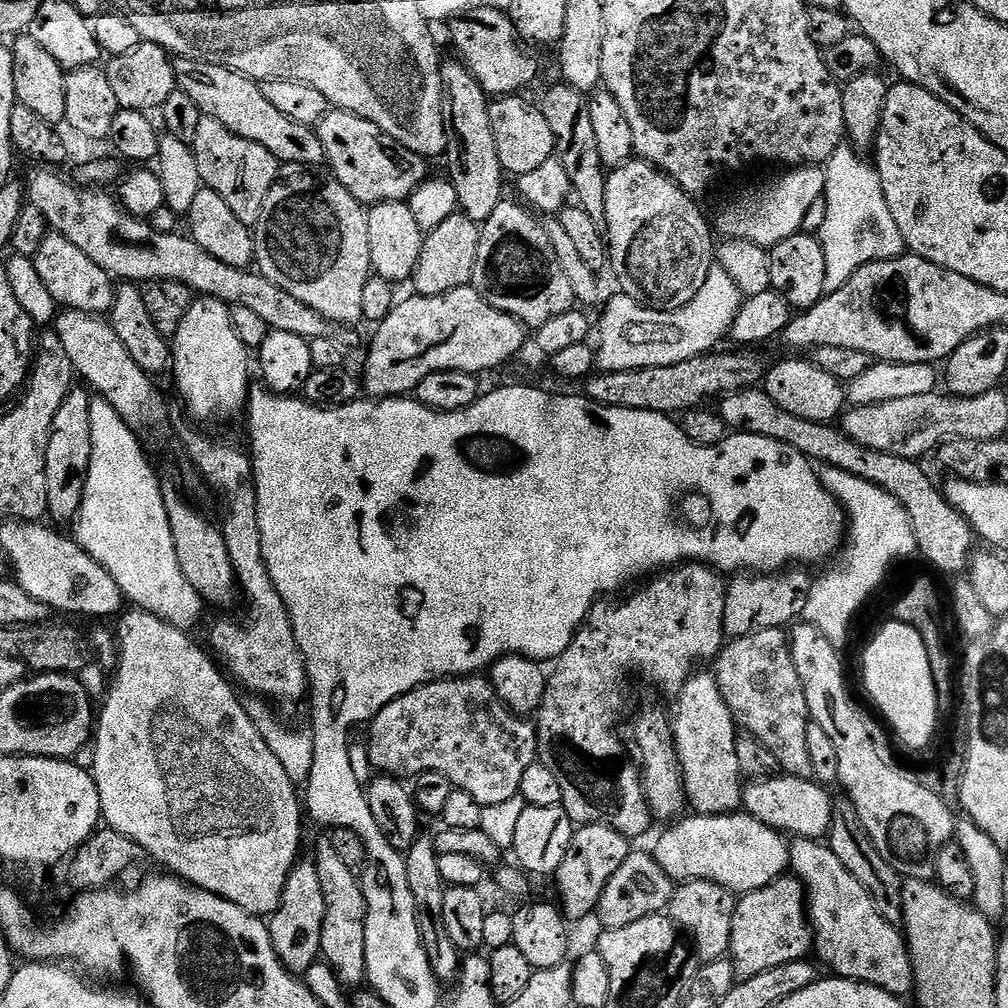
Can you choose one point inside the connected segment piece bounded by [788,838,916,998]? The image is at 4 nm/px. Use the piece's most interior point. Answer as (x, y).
(850, 937)

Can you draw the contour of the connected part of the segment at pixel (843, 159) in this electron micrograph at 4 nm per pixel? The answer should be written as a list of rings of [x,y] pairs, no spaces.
[[[851,143],[841,144],[823,165],[826,222],[818,234],[822,254],[826,254],[825,293],[838,290],[862,266],[879,260],[892,260],[905,251],[904,239],[886,206],[882,178],[875,163],[867,155],[853,148]]]

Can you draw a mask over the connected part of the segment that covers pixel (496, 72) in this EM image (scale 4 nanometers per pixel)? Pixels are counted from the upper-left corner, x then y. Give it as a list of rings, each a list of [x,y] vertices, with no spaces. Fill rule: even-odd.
[[[476,8],[473,12],[466,12],[463,16],[455,17],[450,27],[452,27],[452,44],[457,52],[455,55],[460,63],[470,70],[470,74],[478,78],[482,90],[488,93],[489,97],[499,98],[523,93],[525,91],[523,88],[535,78],[536,60],[526,52],[528,50],[522,45],[520,37],[516,35],[512,18],[507,11],[499,8]]]

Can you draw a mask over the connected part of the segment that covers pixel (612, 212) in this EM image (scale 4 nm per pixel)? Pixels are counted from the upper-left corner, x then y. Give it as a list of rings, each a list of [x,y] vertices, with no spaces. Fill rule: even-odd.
[[[633,158],[621,168],[611,169],[607,178],[606,239],[610,268],[611,271],[616,271],[619,291],[640,304],[645,304],[647,308],[657,308],[659,312],[685,308],[698,294],[698,290],[706,286],[706,278],[714,266],[713,225],[700,213],[700,208],[696,205],[699,203],[693,197],[646,160]]]

